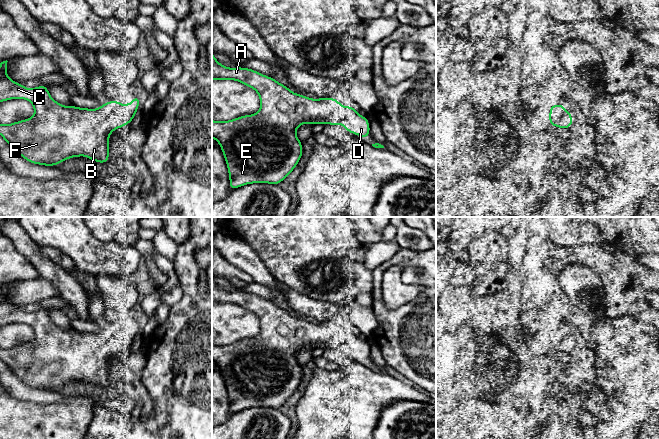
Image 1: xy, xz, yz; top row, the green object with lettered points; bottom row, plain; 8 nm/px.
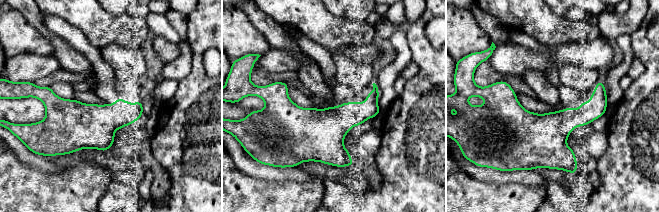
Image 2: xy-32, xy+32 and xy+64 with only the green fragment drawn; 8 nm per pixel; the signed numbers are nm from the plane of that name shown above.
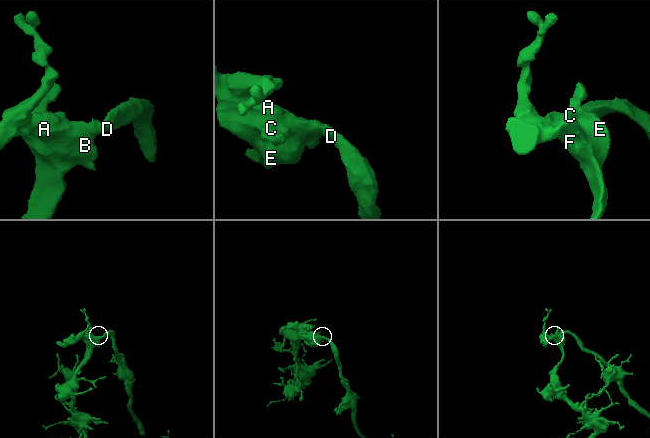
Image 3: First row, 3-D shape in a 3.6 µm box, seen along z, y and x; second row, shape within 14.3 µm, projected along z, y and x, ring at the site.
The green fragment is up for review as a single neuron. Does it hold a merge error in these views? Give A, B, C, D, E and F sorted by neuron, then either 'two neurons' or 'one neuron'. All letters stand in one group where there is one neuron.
A B C D E F; one neuron

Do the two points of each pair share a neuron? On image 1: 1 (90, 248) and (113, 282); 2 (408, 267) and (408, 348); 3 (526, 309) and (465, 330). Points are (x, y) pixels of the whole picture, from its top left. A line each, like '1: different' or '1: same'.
1: different
2: same
3: different

